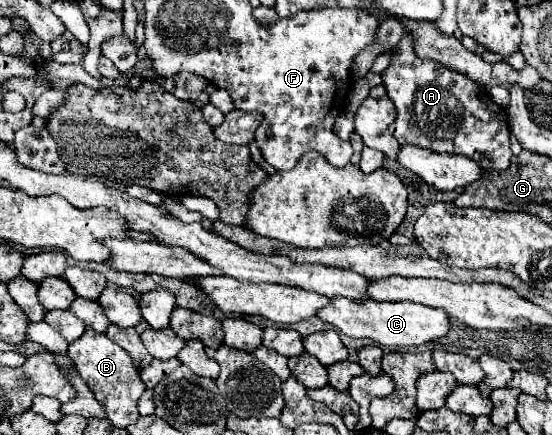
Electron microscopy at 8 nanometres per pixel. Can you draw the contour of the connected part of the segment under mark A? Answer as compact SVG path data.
M407 34L401 39L403 50L396 47L397 54L392 57L391 64L383 74L383 84L387 88L387 96L393 100L397 108L397 118L389 126L389 132L397 138L399 144L413 144L419 148L427 148L431 152L449 152L463 154L475 160L483 170L507 170L511 166L511 148L509 148L509 124L507 112L501 106L495 106L491 96L483 86L477 86L471 78L457 74L445 66L437 66L437 62L427 62L417 58L413 50L413 38Z

